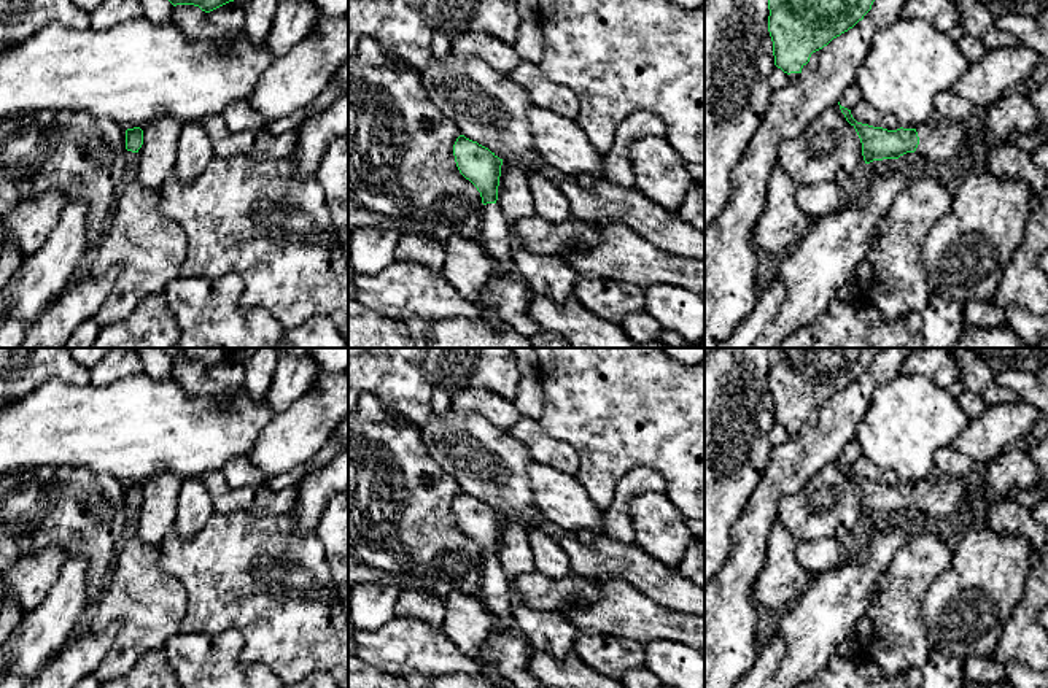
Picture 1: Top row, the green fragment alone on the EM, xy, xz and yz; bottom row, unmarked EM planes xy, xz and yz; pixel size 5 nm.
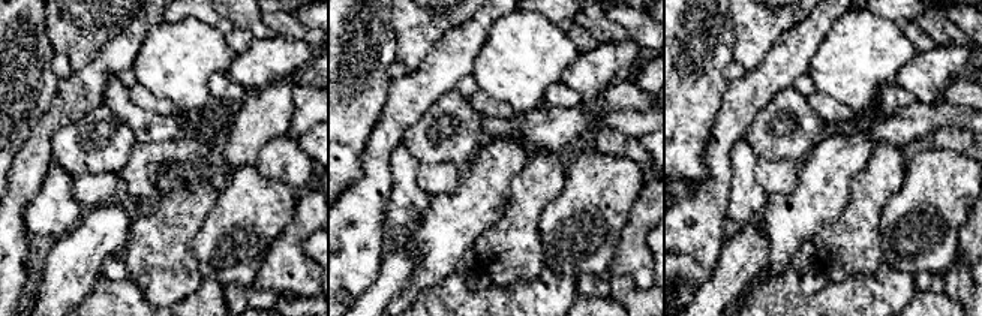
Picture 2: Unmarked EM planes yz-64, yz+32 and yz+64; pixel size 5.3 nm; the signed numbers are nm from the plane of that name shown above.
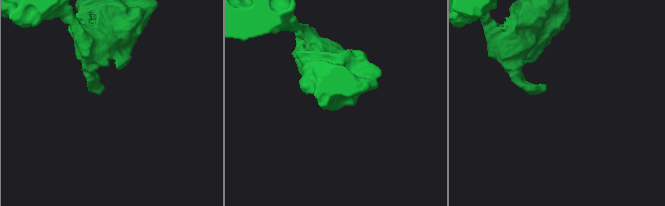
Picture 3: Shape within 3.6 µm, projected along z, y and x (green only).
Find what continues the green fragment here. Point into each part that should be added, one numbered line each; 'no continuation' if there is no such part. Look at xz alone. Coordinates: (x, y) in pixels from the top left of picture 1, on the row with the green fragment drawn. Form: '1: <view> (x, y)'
1: xz (495, 234)

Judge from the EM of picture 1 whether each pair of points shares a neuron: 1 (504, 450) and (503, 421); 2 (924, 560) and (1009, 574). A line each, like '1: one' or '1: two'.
1: two
2: two

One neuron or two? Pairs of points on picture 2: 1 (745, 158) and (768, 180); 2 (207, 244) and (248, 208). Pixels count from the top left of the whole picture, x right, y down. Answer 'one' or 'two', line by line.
1: two
2: one

